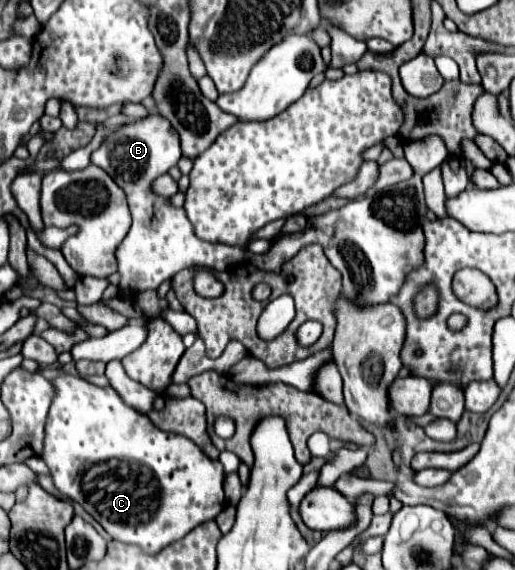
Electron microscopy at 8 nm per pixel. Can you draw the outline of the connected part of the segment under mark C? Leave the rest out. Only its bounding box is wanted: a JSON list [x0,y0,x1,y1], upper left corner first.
[41,374,225,554]

